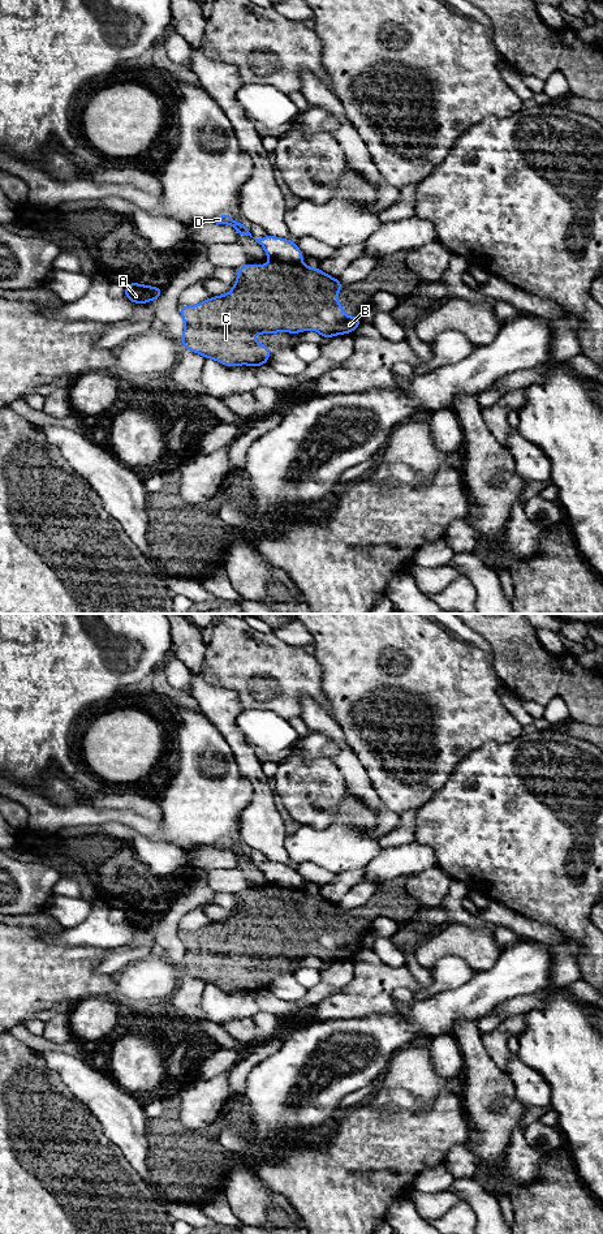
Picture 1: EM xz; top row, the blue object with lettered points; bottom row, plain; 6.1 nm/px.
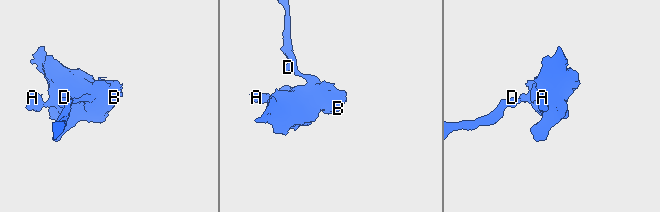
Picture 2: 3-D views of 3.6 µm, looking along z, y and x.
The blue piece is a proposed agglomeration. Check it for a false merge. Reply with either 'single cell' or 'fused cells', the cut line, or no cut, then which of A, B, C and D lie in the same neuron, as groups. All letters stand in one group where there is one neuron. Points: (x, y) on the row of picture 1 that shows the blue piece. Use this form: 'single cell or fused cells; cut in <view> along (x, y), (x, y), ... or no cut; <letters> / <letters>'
fused cells; cut in xz along (270, 258), (300, 262); A B C / D

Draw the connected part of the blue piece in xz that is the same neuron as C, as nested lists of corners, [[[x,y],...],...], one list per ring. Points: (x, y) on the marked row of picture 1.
[[[270,259],[268,265],[244,265],[237,270],[237,280],[229,293],[214,296],[194,306],[178,306],[185,321],[180,341],[185,349],[214,358],[225,366],[268,364],[272,349],[251,339],[253,334],[293,332],[315,330],[324,339],[352,334],[359,324],[358,317],[346,317],[336,293],[344,288],[336,278],[320,268],[303,263]]]

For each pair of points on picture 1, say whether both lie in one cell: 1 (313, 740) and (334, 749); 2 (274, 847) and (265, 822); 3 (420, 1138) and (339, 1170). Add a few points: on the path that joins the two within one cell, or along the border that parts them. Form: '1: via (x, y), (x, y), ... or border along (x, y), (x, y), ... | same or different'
1: via (318, 746), (328, 748) | same
2: via (270, 841), (265, 829) | same
3: via (400, 1147), (358, 1168) | same

